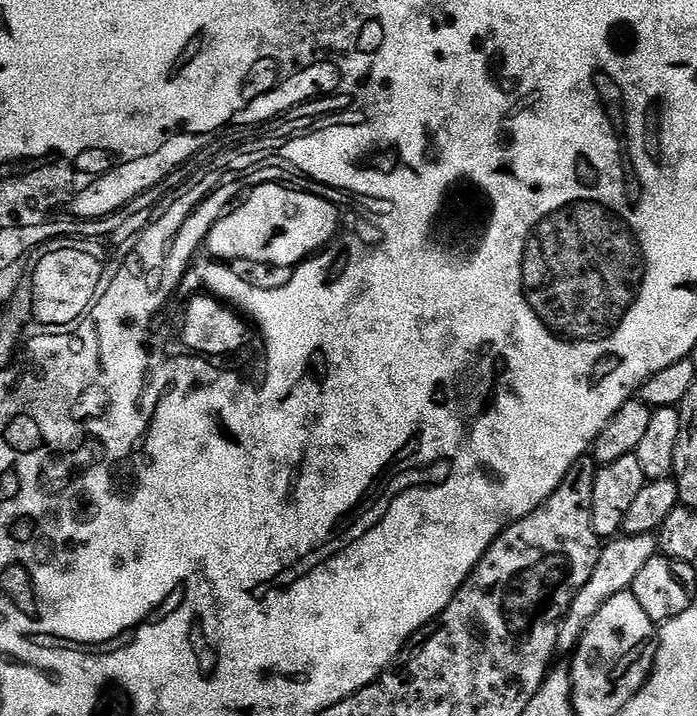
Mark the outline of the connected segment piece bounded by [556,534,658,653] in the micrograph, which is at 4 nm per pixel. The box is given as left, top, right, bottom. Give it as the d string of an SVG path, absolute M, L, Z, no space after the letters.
M653 534L621 535L619 538L609 539L601 547L598 566L594 566L594 574L590 574L590 582L586 582L586 586L582 586L582 590L578 590L568 615L564 617L560 625L560 637L556 647L561 653L571 653L575 649L580 642L581 634L584 633L584 627L592 621L594 614L598 614L598 610L602 610L602 606L606 606L606 602L610 602L610 598L629 591L634 578L638 578L642 566L646 566L646 562L650 562L650 558L657 555L657 552L658 540Z

